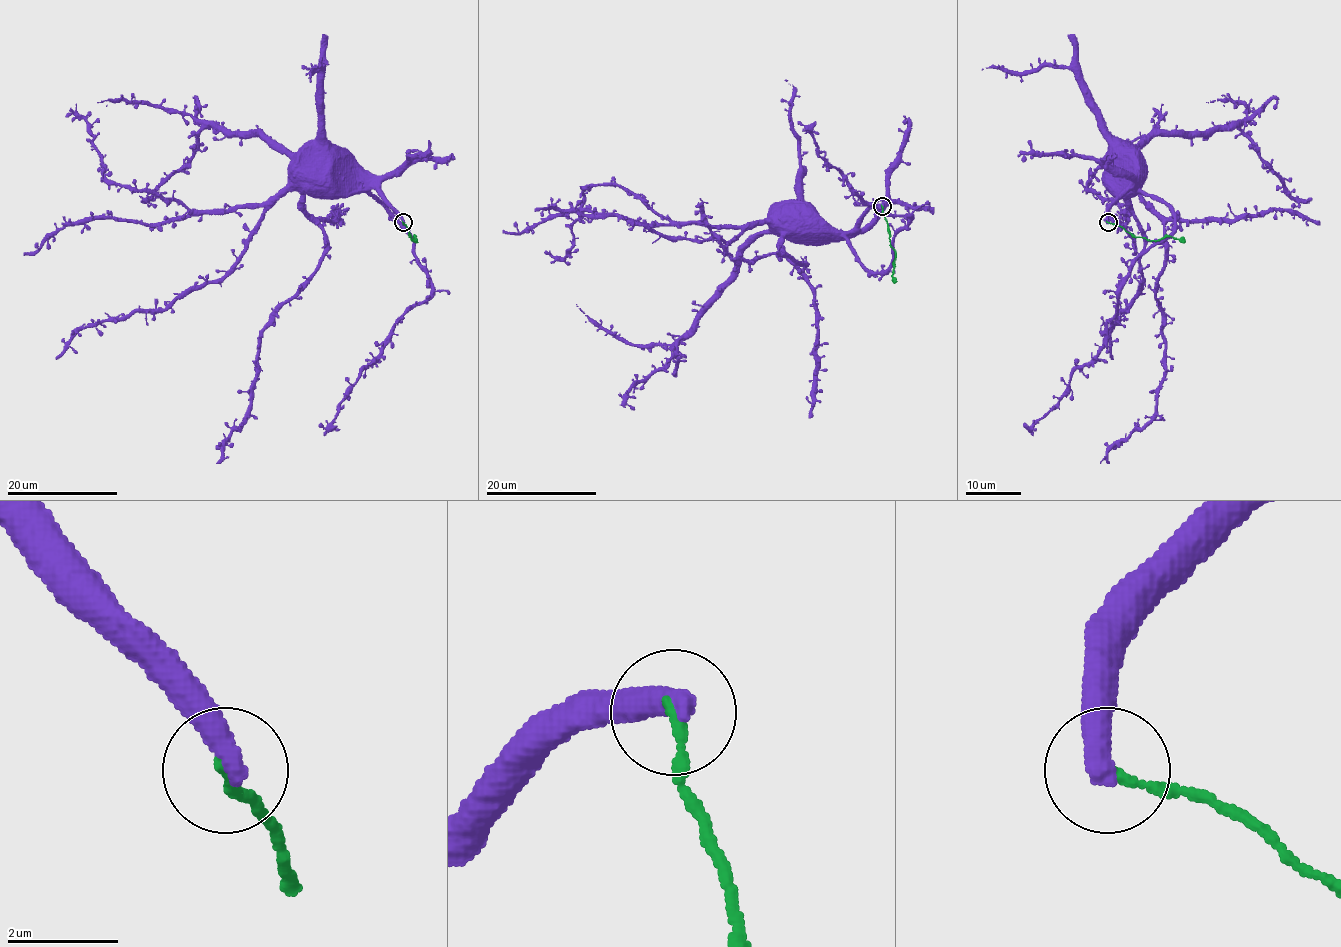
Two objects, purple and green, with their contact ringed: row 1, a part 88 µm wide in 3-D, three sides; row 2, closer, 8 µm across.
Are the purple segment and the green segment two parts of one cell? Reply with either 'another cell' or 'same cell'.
another cell

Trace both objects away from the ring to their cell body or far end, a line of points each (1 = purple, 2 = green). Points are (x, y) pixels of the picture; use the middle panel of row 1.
1: (882, 206), (872, 206), (849, 231), (828, 228), (813, 213), (790, 213), (789, 216), (795, 217)
2: (882, 206), (894, 252), (894, 283)

